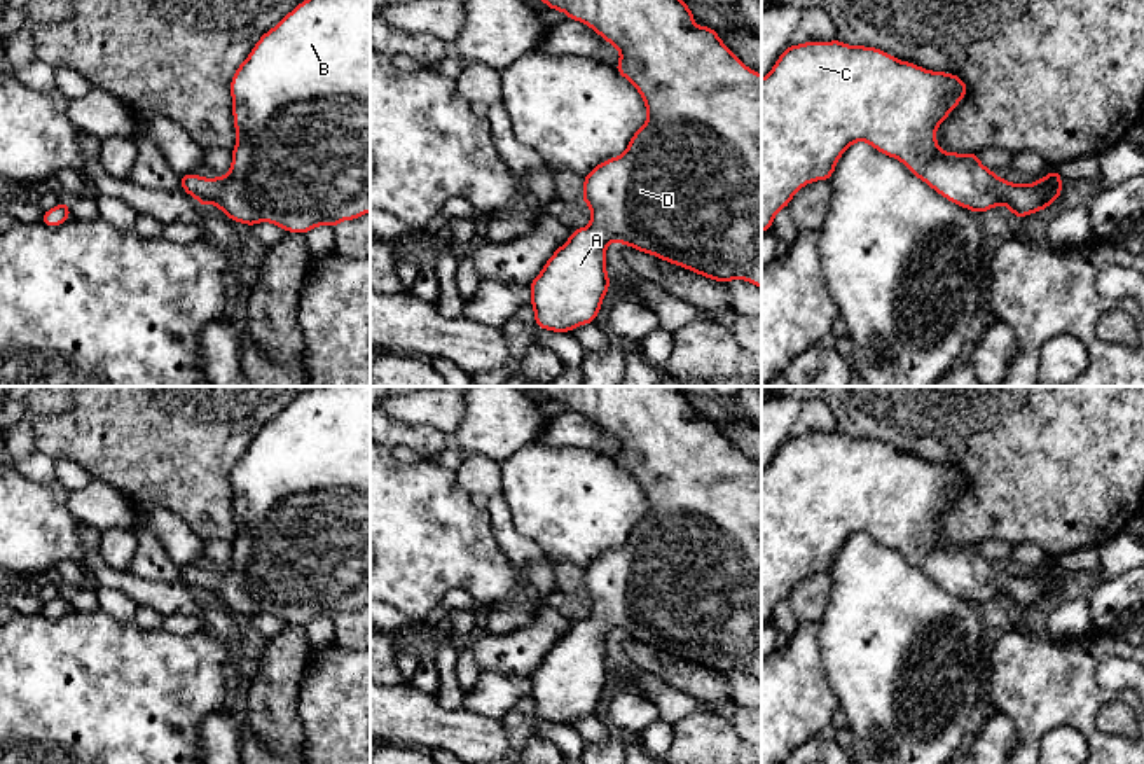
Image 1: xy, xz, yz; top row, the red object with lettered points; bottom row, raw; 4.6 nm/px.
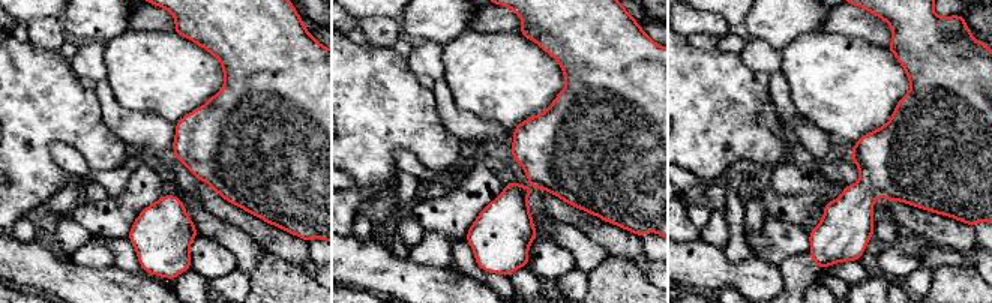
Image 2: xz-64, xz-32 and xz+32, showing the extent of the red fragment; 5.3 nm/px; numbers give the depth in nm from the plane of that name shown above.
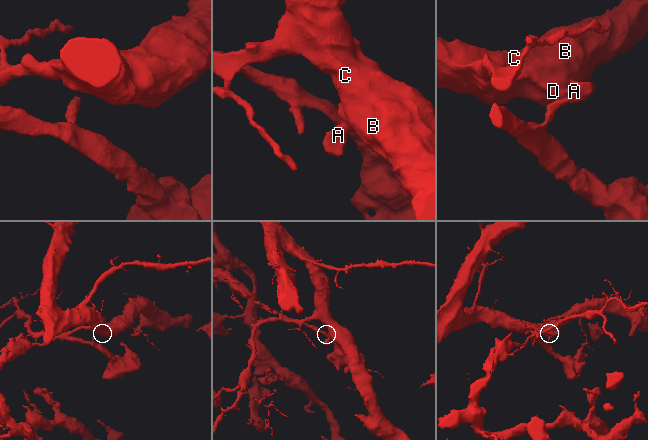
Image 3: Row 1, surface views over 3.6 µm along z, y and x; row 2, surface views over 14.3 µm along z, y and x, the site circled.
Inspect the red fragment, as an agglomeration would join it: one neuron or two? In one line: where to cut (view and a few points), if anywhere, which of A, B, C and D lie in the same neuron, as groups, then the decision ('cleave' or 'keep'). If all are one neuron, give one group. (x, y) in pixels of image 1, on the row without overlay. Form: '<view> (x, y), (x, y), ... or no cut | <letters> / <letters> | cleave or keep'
no cut | A B C D | keep

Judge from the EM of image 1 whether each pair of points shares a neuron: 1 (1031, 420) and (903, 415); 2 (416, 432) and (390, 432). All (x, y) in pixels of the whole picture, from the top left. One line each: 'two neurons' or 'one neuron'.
1: one neuron
2: one neuron

